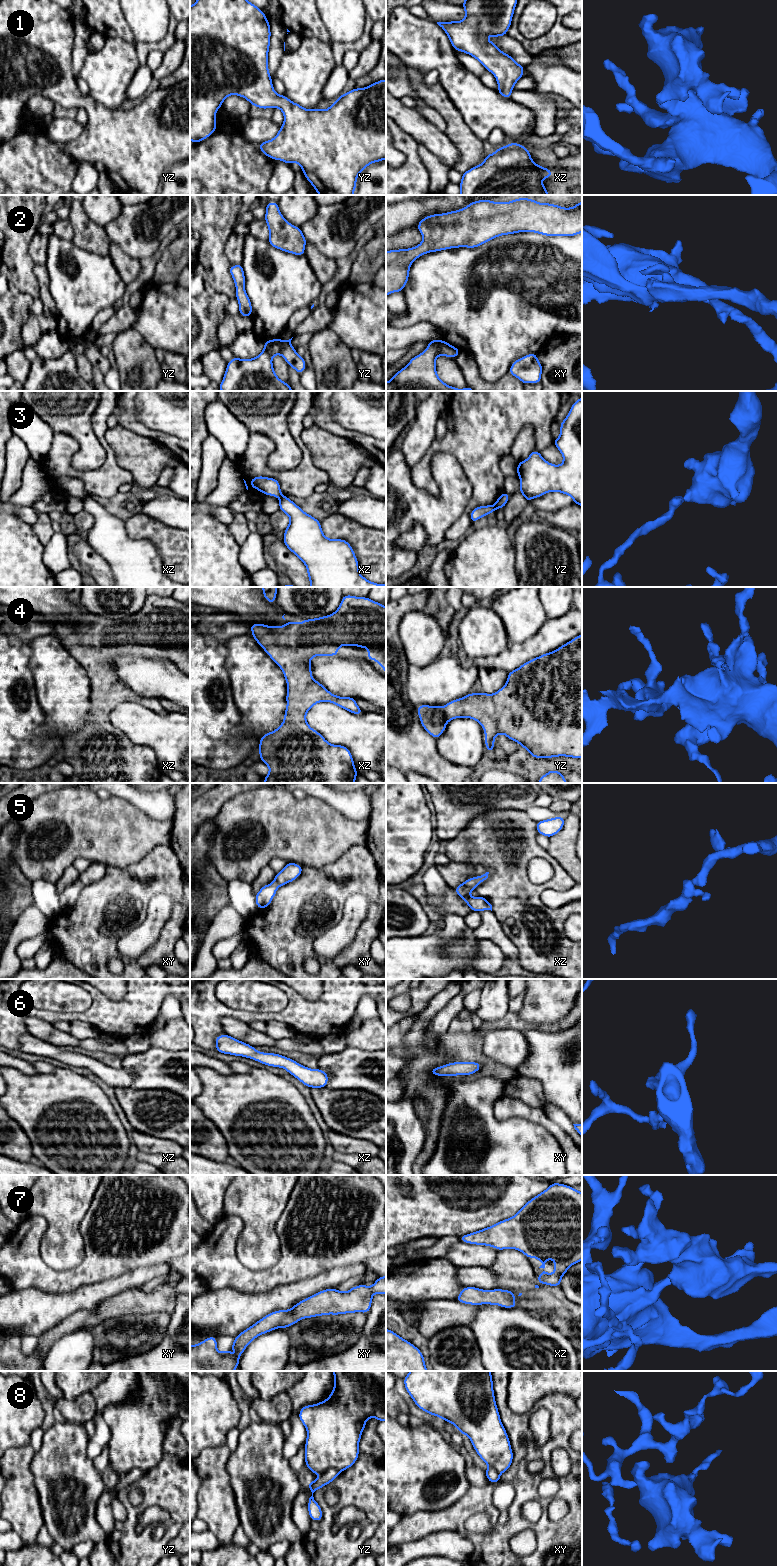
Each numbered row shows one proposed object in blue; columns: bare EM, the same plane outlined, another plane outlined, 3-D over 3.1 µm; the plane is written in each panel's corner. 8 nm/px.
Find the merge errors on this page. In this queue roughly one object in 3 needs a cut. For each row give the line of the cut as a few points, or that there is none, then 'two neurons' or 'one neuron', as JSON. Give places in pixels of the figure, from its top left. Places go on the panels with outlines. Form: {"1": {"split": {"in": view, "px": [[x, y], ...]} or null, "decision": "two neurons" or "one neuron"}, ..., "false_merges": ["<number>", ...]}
{"1": {"split": null, "decision": "one neuron"}, "2": {"split": null, "decision": "one neuron"}, "3": {"split": {"in": "yz", "px": [[492, 506], [494, 510]]}, "decision": "two neurons"}, "4": {"split": null, "decision": "one neuron"}, "5": {"split": null, "decision": "one neuron"}, "6": {"split": null, "decision": "one neuron"}, "7": {"split": null, "decision": "one neuron"}, "8": {"split": {"in": "yz", "px": [[339, 1471], [328, 1468], [321, 1475]]}, "decision": "two neurons"}, "false_merges": ["3", "8"]}

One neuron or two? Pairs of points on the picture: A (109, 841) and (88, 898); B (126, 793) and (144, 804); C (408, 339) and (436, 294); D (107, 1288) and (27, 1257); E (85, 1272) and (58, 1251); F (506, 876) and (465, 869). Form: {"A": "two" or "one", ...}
{"A": "two", "B": "one", "C": "two", "D": "two", "E": "two", "F": "two"}

